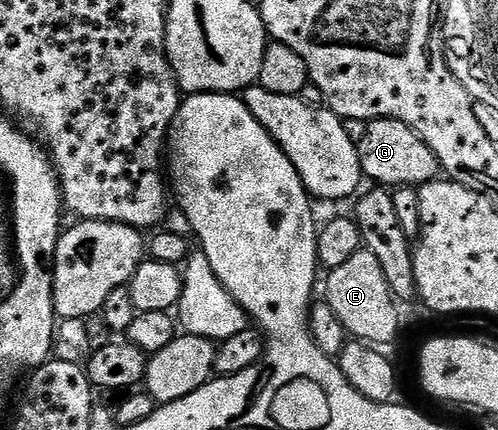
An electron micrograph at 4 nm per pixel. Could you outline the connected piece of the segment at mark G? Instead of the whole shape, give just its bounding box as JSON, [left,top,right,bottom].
[356,120,442,189]

